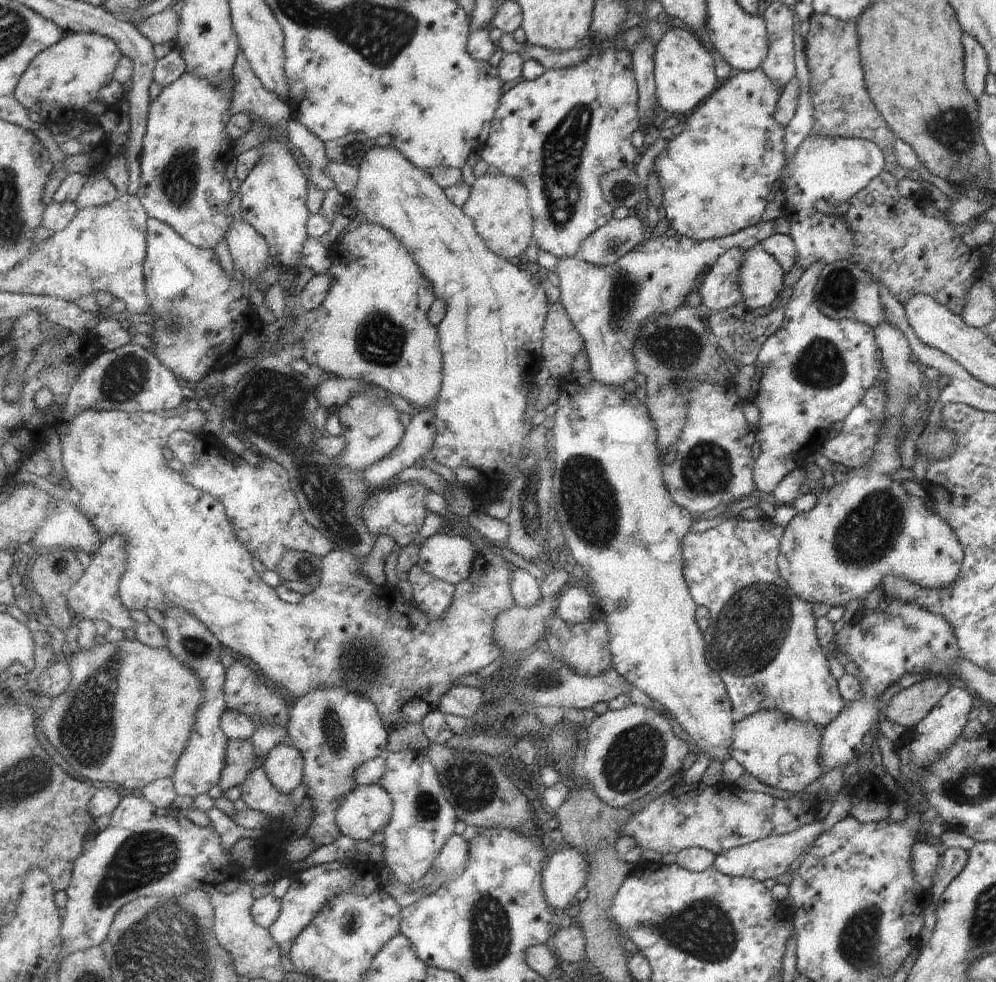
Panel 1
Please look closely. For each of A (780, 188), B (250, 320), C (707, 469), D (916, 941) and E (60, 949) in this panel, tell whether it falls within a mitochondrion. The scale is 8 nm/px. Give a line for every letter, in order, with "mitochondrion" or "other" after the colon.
A: other
B: other
C: mitochondrion
D: other
E: other

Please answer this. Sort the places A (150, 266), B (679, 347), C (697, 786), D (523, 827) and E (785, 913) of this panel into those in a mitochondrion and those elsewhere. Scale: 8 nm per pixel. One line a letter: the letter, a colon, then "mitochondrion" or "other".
A: other
B: mitochondrion
C: other
D: other
E: other

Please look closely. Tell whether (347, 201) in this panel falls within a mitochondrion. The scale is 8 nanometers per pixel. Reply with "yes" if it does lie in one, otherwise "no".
no

